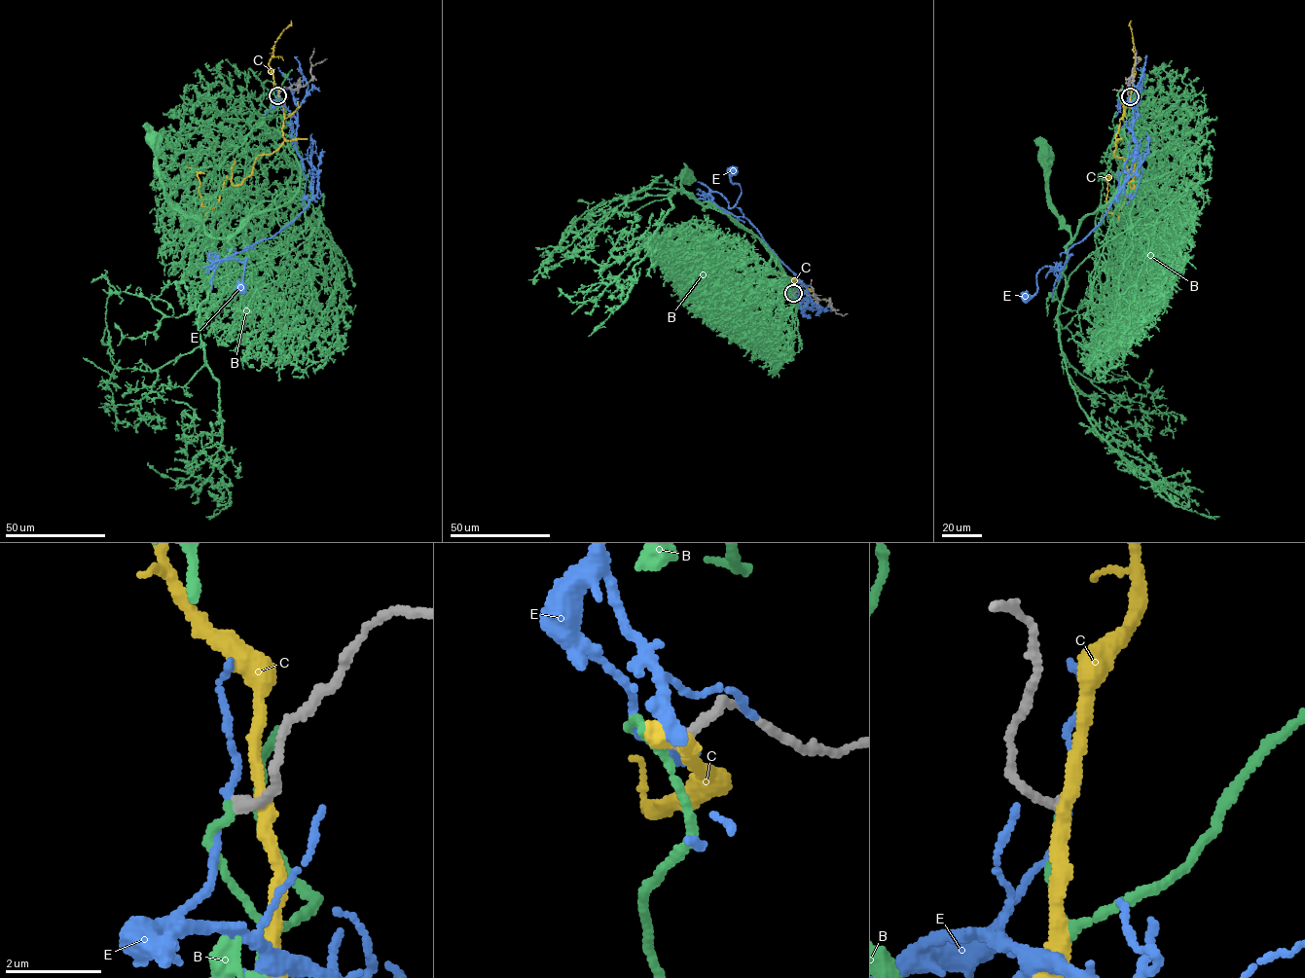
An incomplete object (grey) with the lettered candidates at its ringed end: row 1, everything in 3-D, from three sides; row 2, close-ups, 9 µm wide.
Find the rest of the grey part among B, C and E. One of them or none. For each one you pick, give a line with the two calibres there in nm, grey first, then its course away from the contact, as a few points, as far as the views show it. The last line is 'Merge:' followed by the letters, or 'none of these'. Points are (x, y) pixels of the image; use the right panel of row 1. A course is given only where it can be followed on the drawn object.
B: Thickness 240 nm (grey) against 180 nm. Its course: (1130, 96), (1119, 188), (1084, 216), (1065, 247), (1070, 234), (1049, 194), (1046, 153)
Merge: B

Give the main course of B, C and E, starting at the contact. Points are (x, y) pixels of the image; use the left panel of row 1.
B: (277, 95), (276, 126), (300, 169), (298, 193), (226, 237), (208, 235), (204, 225), (166, 198), (151, 139)
C: (278, 94), (283, 143), (258, 155), (240, 185), (227, 177), (212, 207), (201, 205), (197, 170), (187, 167)
E: (277, 94), (297, 120), (298, 154), (315, 169), (318, 192), (274, 235), (216, 260), (246, 259), (242, 287)

